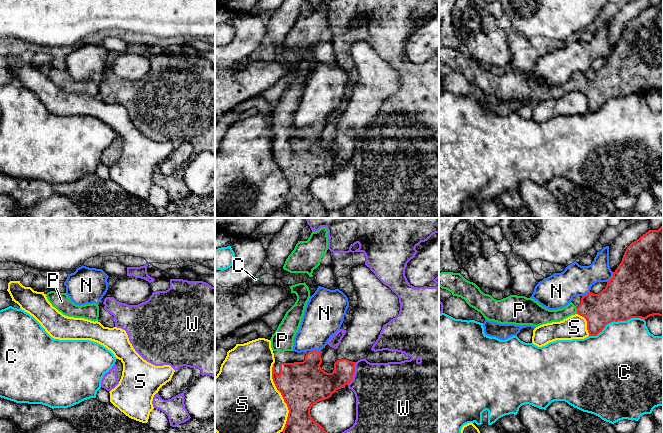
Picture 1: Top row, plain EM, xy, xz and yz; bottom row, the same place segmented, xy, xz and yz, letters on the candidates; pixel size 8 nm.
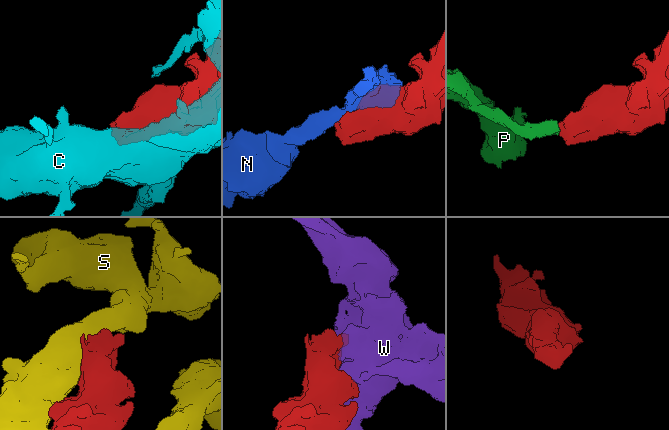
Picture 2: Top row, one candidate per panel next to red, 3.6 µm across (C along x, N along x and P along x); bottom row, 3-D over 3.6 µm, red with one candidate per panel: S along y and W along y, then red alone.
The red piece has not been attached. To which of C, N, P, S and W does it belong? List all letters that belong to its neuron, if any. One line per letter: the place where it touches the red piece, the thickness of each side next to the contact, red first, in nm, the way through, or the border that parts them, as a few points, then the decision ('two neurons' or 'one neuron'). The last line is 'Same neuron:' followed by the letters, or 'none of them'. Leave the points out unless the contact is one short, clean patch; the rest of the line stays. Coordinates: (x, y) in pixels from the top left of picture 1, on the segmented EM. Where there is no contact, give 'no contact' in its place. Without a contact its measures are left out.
C: meets red in yz at (616, 321); 380 nm thick on the red side, 480 nm on the other; two neurons
N: meets red in xz at (314, 350); 320 nm thick on the red side, 300 nm on the other; two neurons
P: meets red in yz at (577, 311); 260 nm thick on the red side, 110 nm on the other; runs through yz (600, 309), (577, 311), (547, 316); one neuron
S: meets red in xz at (282, 396); 360 nm thick on the red side, 460 nm on the other; two neurons
W: meets red in xz at (354, 372); 180 nm thick on the red side, 420 nm on the other; two neurons
Same neuron: P

